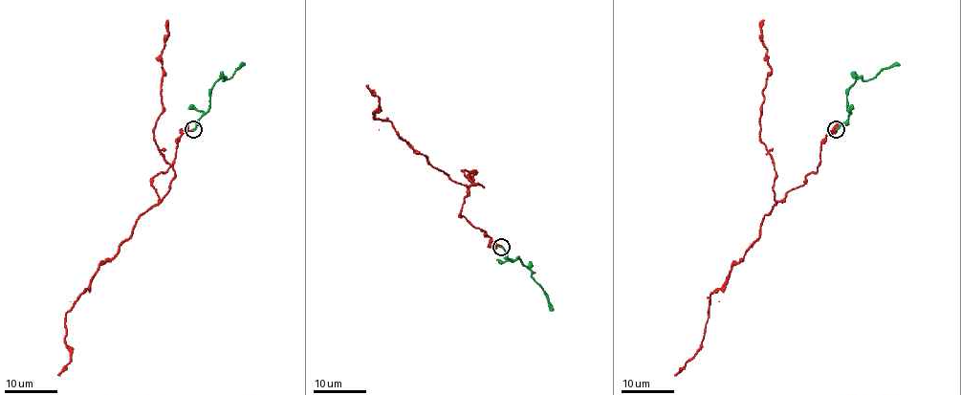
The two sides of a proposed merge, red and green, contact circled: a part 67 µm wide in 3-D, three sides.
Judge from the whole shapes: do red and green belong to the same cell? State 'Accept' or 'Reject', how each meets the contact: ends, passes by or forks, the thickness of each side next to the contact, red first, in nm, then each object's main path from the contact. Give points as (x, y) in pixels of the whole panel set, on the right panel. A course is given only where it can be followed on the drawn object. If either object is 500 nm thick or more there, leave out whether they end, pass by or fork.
Accept. At the ring red ends. At the ring green ends. Thickness 200 nm (red) against 200 nm. Course of red: (837, 130), (827, 134), (815, 172), (776, 202), (761, 234), (710, 295), (701, 344), (675, 375). Course of green: (837, 130), (848, 118), (847, 90), (855, 81), (871, 79), (885, 68), (900, 65)

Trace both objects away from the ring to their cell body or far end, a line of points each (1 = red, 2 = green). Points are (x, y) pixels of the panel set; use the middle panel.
1: (501, 247), (460, 215), (467, 187), (416, 153), (389, 120), (374, 119), (379, 98), (365, 85)
2: (501, 247), (509, 259), (518, 257), (530, 270), (553, 311)

